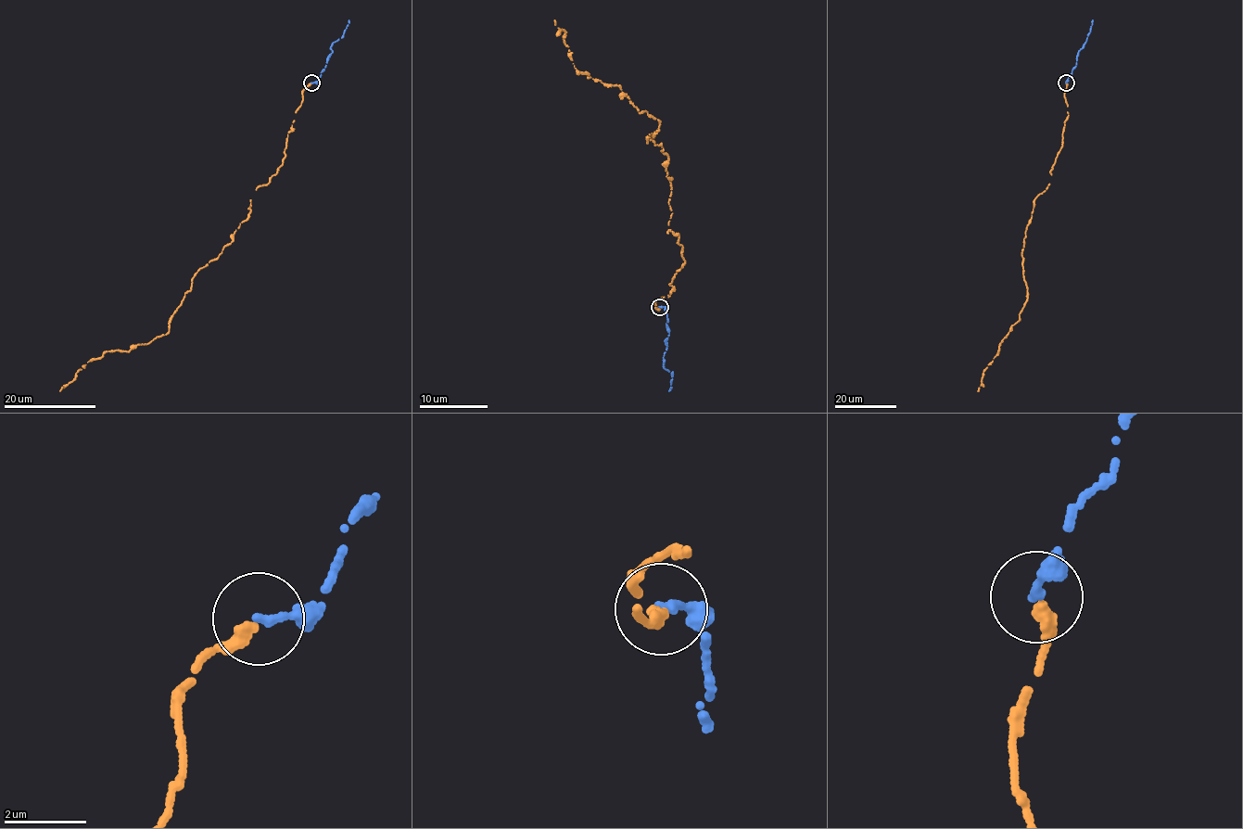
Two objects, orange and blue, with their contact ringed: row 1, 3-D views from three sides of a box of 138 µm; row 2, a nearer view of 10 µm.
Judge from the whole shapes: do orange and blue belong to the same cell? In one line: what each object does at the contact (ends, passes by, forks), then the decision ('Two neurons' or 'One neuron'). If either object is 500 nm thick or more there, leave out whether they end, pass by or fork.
At the ring orange ends. At the ring blue ends. One neuron

